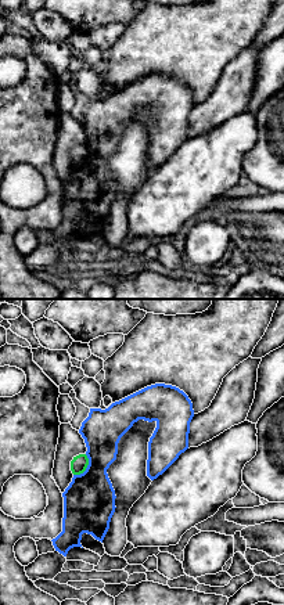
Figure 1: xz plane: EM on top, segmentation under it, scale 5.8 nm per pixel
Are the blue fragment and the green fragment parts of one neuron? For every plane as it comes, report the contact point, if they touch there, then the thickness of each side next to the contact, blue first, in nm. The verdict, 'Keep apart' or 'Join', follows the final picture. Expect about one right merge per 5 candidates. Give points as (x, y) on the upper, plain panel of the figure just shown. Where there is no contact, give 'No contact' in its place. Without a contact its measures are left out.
Touches blue at (86, 158). Thickness 300 nm (blue) against 100 nm

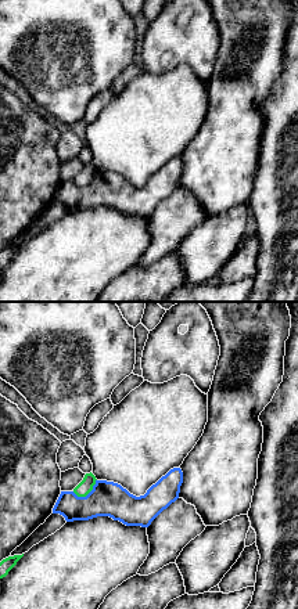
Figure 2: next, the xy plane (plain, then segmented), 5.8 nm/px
Touches blue at (88, 184). Thickness 200 nm (blue) against 80 nm

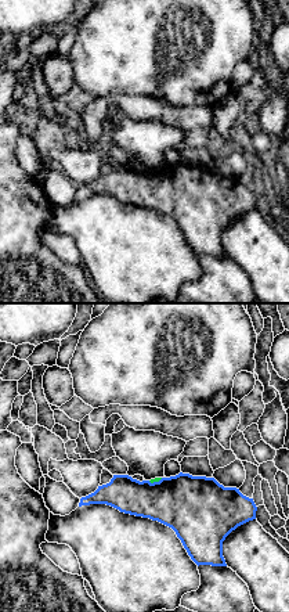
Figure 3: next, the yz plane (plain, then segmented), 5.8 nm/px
Touches blue at (155, 172). Thickness 360 nm (blue) against 30 nm

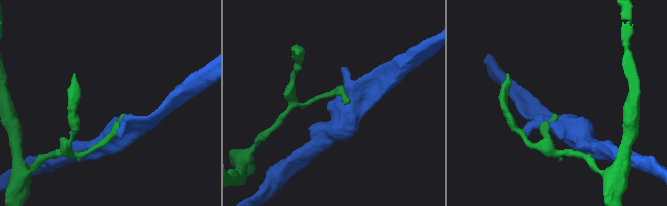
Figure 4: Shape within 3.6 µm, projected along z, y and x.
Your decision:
Keep apart

